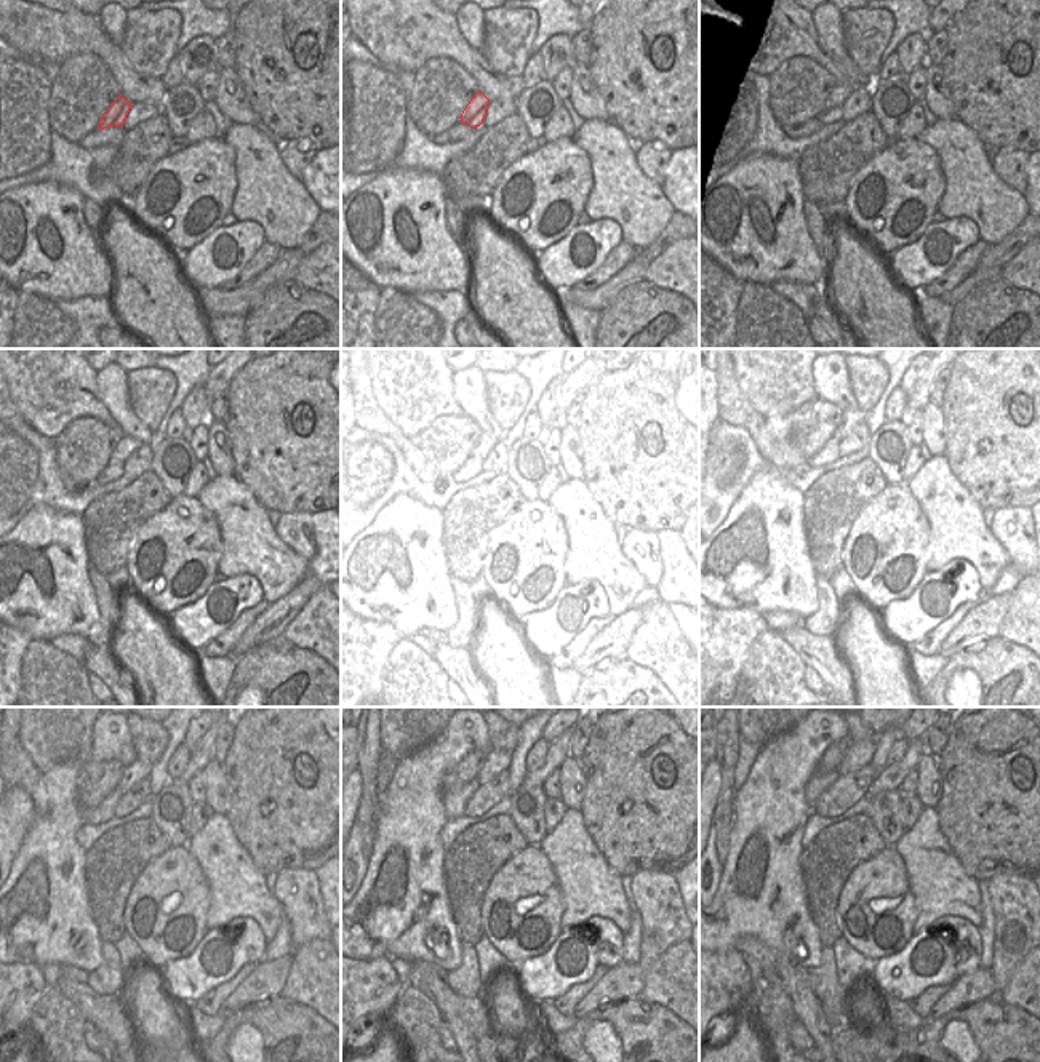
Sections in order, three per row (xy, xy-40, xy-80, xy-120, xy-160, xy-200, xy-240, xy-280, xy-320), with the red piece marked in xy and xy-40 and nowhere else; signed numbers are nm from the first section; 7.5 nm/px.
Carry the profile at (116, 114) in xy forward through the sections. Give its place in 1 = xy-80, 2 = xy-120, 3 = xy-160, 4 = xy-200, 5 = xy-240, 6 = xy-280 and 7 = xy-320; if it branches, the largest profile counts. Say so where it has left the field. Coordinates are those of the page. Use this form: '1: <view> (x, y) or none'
1: xy-80 (832, 112)
2: xy-120 (127, 445)
3: xy-160 (472, 466)
4: xy-200 (852, 416)
5: xy-240 (138, 770)
6: xy-280 (455, 800)
7: xy-320 (858, 754)

